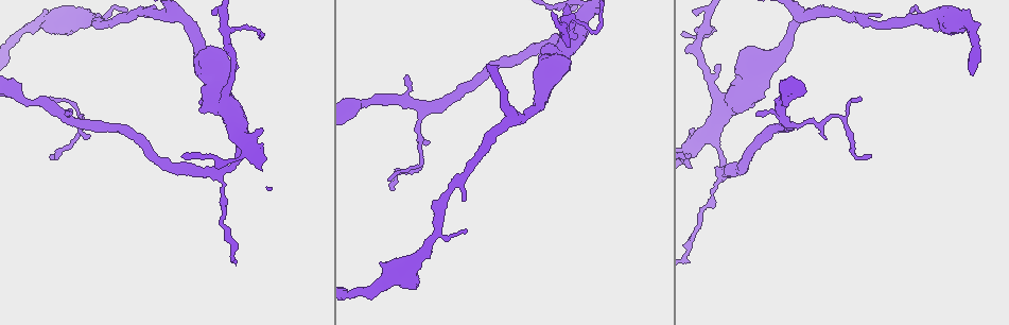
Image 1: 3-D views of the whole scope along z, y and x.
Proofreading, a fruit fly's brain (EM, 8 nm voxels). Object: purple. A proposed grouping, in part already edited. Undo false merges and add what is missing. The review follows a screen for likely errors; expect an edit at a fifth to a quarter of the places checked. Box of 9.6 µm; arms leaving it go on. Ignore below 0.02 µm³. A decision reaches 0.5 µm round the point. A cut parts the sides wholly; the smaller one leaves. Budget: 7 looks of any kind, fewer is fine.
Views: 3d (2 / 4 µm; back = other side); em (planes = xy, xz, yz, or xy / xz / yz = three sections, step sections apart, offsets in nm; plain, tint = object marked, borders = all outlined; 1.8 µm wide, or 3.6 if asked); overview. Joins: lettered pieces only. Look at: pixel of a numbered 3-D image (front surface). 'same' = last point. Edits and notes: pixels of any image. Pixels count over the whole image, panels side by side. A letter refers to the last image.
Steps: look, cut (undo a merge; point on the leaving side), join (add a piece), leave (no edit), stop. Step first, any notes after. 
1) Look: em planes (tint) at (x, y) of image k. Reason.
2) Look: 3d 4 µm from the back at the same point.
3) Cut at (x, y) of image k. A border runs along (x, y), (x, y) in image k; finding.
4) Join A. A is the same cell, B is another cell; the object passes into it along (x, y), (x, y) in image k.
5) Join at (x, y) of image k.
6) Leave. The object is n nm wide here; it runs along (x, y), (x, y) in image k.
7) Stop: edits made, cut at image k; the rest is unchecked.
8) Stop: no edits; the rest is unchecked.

Look: 3d 2 µm from the back at (463, 200) of image 1. Branch stops here.

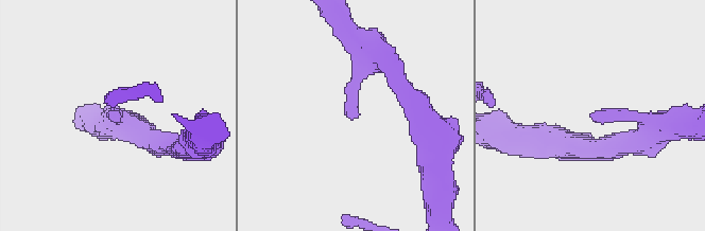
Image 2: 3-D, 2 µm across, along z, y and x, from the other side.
Look: em xz step 4 (borders) at (348, 115) of image 2.

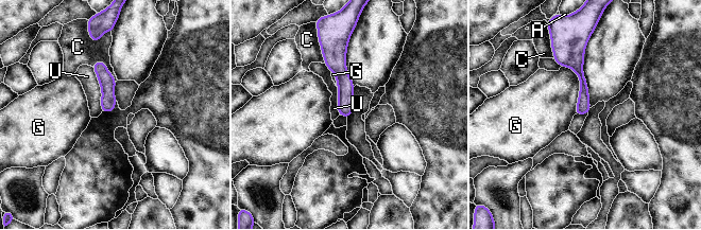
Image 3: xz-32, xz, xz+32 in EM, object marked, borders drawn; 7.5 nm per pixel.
Leave. A, C, G and U are other cells; it runs along (338, 49), (346, 113) in image 3; none of them fits.

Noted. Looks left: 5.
Look: 3d 2 µm at (390, 179) of image 1.

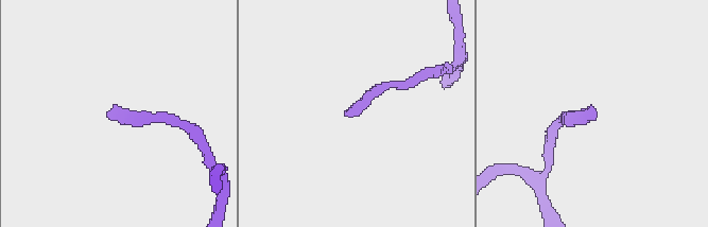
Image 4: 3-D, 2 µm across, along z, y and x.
Look: em planes (borders) at (346, 113) of image 4. Shape alone is not enough.

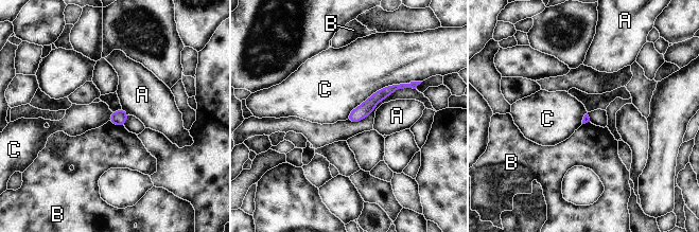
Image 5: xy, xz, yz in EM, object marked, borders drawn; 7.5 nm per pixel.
Leave. A, B and C are other cells; no lettered piece goes on from it.

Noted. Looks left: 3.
Look: em 3.6 µm xz step 16 (tint) at (223, 104) of image 1.

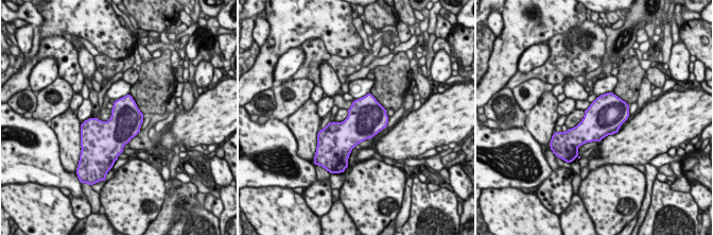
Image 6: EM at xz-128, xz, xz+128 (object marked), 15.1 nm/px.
Look: em 3.6 µm planes (borders) at the same point.

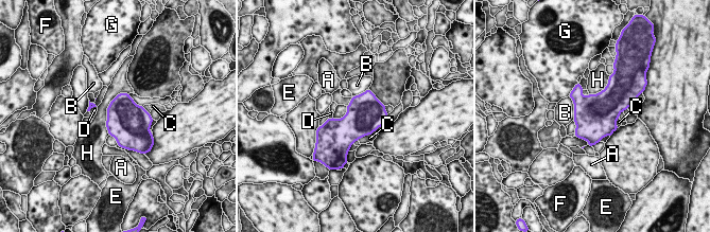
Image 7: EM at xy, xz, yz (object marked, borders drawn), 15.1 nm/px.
Leave. A, B, C, D, E, F, G and H are other cells; a border runs along (127, 92), (107, 108), (108, 135) in image 7; all the same neuron.

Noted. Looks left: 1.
Stop: no edits; the rest is unchecked.

